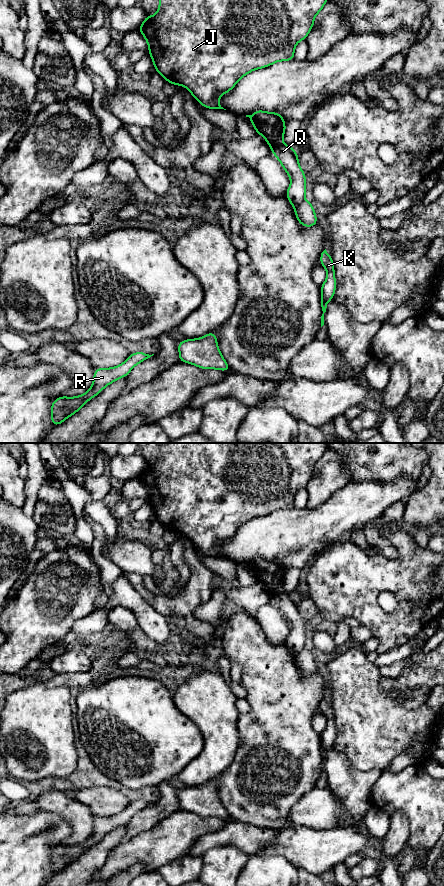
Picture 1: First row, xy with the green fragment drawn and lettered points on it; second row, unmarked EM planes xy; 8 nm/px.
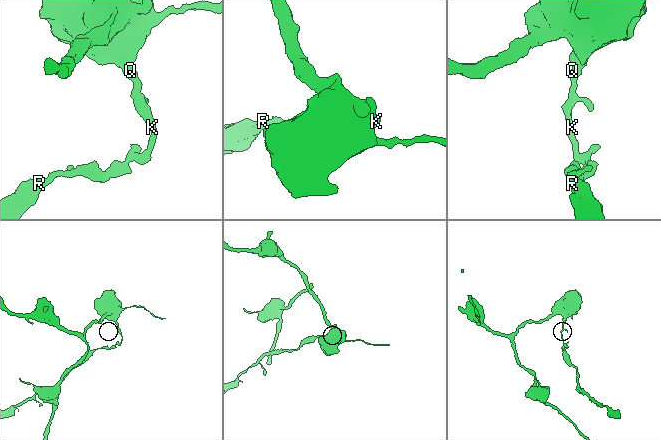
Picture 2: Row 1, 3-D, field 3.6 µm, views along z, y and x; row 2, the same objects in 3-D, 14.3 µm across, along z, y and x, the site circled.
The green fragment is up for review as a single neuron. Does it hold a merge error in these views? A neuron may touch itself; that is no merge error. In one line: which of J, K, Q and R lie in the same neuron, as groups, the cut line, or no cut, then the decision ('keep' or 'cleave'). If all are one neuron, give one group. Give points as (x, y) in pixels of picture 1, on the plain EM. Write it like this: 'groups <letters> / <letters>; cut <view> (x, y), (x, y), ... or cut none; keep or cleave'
groups J Q / K R; cut xy (304, 648), (295, 657); cleave

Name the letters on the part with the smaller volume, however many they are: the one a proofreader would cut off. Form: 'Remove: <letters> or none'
Remove: K, R

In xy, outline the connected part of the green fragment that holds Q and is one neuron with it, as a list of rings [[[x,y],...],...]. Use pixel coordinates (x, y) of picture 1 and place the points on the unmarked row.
[[[256,558],[246,565],[250,566],[256,581],[264,585],[272,597],[272,602],[276,604],[289,623],[291,632],[286,639],[286,645],[296,657],[304,649],[307,630],[306,622],[298,610],[298,601],[292,594],[282,591],[286,579],[285,567],[279,561],[262,558]]]

